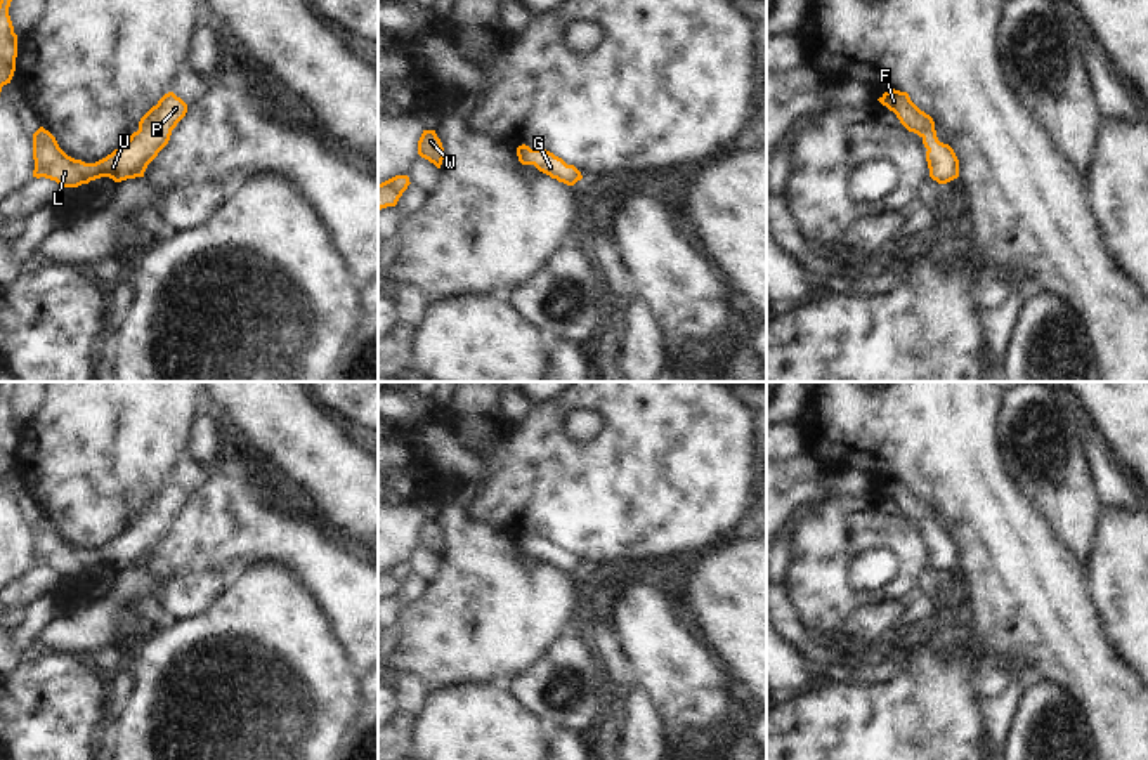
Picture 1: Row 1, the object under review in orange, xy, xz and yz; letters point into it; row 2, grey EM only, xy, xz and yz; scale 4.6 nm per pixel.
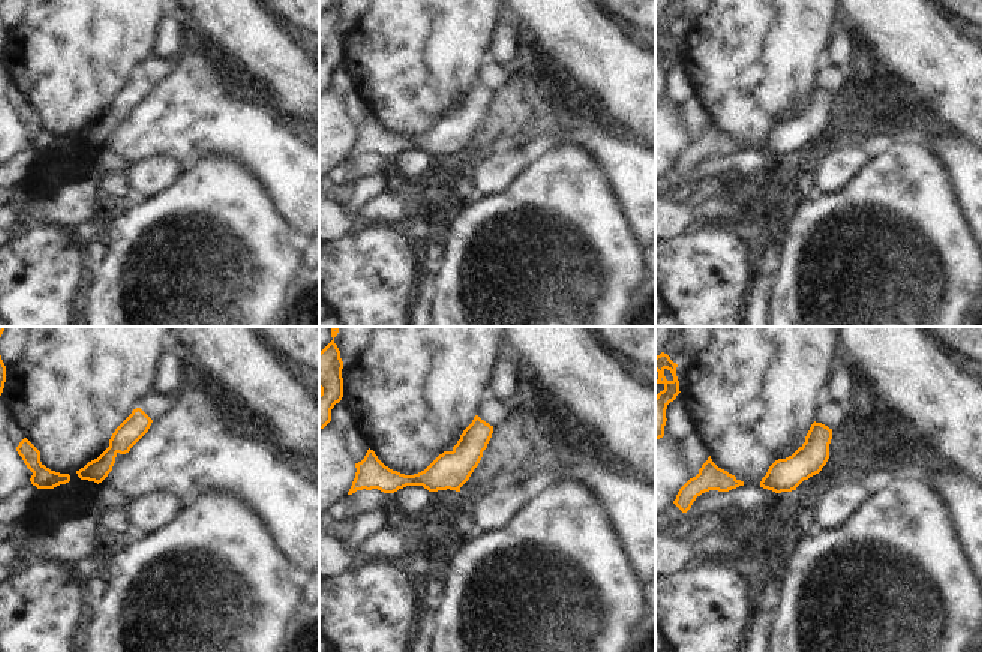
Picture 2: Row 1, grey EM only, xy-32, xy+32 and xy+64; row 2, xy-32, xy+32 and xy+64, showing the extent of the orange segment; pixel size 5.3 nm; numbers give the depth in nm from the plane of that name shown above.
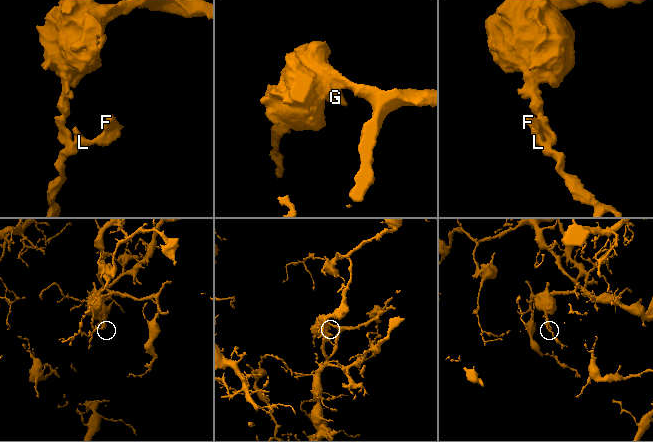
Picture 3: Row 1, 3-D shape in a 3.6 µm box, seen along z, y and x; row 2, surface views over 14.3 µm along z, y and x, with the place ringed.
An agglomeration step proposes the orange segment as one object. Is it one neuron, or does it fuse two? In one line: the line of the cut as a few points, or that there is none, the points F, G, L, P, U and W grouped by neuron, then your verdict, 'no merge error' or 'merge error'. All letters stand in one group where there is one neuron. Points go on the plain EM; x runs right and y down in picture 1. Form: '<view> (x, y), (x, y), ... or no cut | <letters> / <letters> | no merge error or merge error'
no cut | F G L P U W | no merge error

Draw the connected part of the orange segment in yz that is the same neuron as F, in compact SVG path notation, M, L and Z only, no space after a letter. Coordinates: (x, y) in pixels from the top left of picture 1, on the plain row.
M888 479L877 488L883 495L897 503L900 512L923 527L929 566L938 573L947 573L959 566L959 548L949 533L936 526L935 510L921 500L907 481Z

